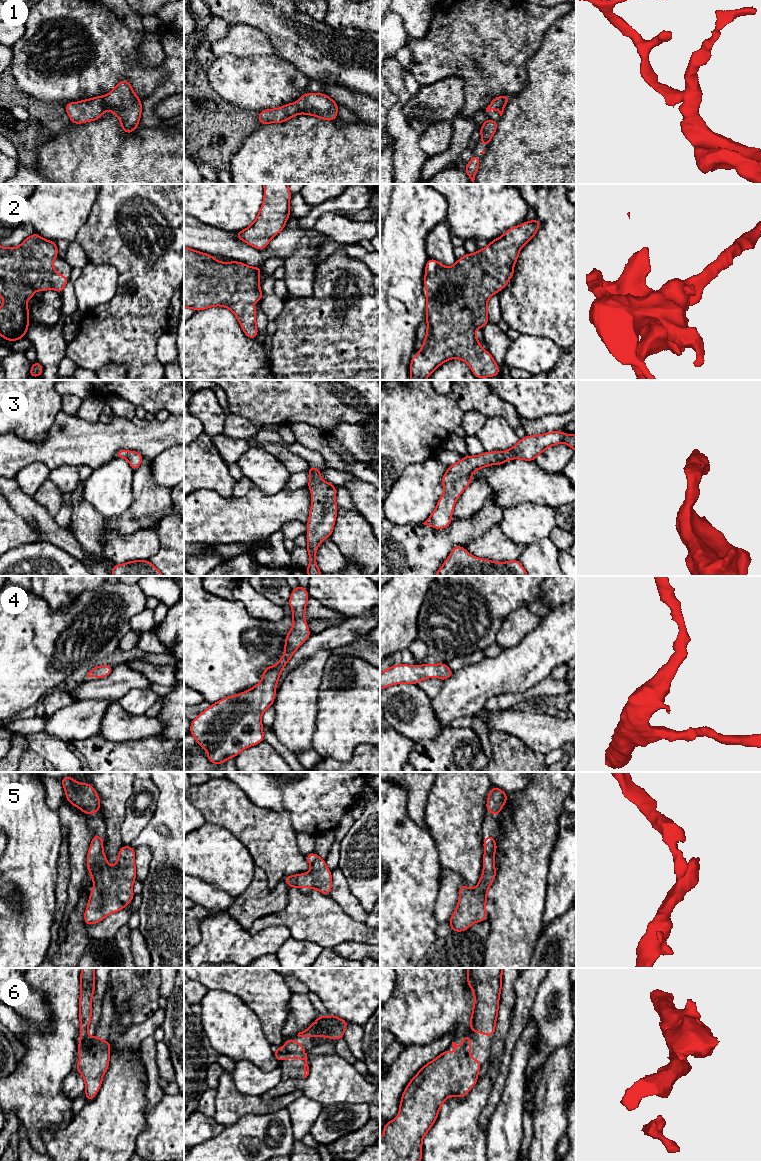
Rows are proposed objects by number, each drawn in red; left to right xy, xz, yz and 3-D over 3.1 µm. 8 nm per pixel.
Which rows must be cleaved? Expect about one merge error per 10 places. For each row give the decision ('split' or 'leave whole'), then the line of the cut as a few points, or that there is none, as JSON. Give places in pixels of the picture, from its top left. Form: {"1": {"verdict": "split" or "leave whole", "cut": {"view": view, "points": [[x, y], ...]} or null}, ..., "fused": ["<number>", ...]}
{"1": {"verdict": "leave whole", "cut": null}, "2": {"verdict": "leave whole", "cut": null}, "3": {"verdict": "leave whole", "cut": null}, "4": {"verdict": "leave whole", "cut": null}, "5": {"verdict": "leave whole", "cut": null}, "6": {"verdict": "leave whole", "cut": null}, "fused": []}

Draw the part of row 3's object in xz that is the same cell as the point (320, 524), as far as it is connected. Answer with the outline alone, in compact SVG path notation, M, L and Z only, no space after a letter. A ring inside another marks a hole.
M310 466L306 471L310 474L307 486L312 495L306 534L310 562L305 570L309 576L322 574L316 563L316 551L322 540L331 537L339 508L335 501L336 486L320 478L322 470Z

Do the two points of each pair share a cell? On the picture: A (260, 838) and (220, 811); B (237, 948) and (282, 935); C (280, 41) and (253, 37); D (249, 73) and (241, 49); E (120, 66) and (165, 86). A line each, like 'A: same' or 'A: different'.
A: same
B: same
C: different
D: different
E: different

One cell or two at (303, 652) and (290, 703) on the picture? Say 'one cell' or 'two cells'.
two cells

